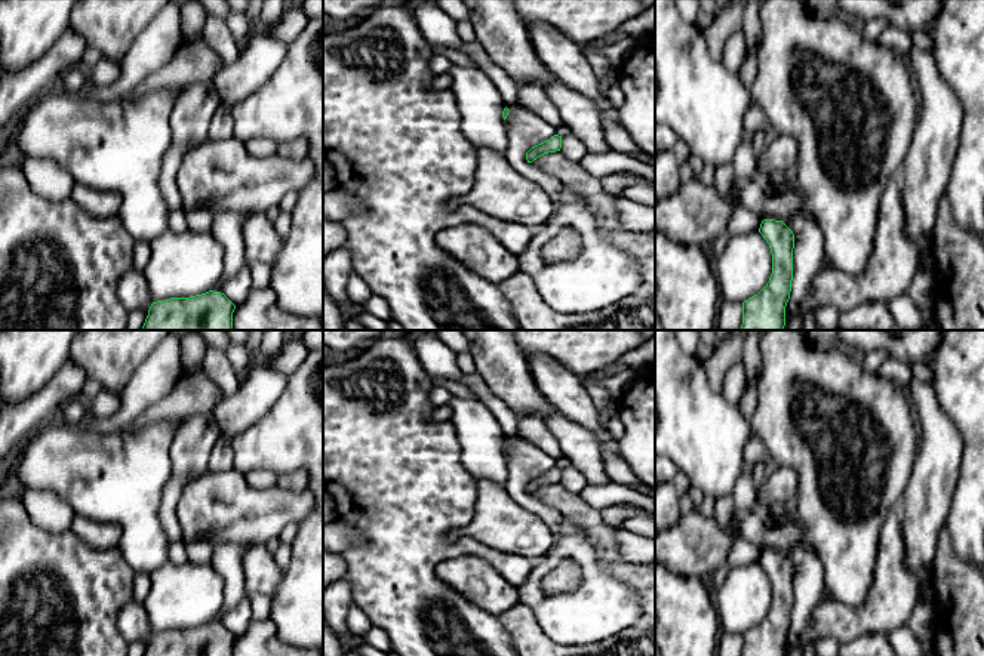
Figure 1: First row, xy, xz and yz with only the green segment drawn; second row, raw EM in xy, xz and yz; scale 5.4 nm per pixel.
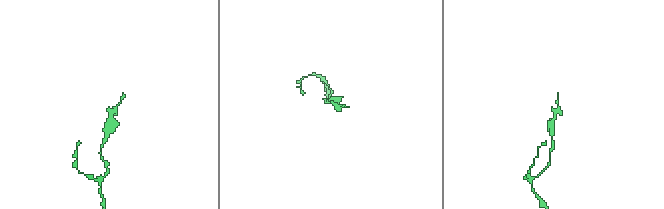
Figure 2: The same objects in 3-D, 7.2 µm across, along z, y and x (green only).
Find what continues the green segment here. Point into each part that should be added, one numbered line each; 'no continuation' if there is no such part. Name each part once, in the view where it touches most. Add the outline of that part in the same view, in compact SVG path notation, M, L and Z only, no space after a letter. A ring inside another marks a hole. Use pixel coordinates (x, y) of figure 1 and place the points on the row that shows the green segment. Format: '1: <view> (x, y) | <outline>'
no continuation

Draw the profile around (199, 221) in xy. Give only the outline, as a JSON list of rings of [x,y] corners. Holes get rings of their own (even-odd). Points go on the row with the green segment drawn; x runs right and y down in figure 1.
[[[200,207],[185,215],[188,231],[203,234],[209,232],[213,225],[215,213],[207,207]]]

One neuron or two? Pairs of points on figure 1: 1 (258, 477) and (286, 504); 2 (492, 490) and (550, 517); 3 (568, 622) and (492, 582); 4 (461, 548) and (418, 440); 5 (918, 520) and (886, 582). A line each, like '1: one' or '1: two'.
1: two
2: two
3: two
4: one
5: two

